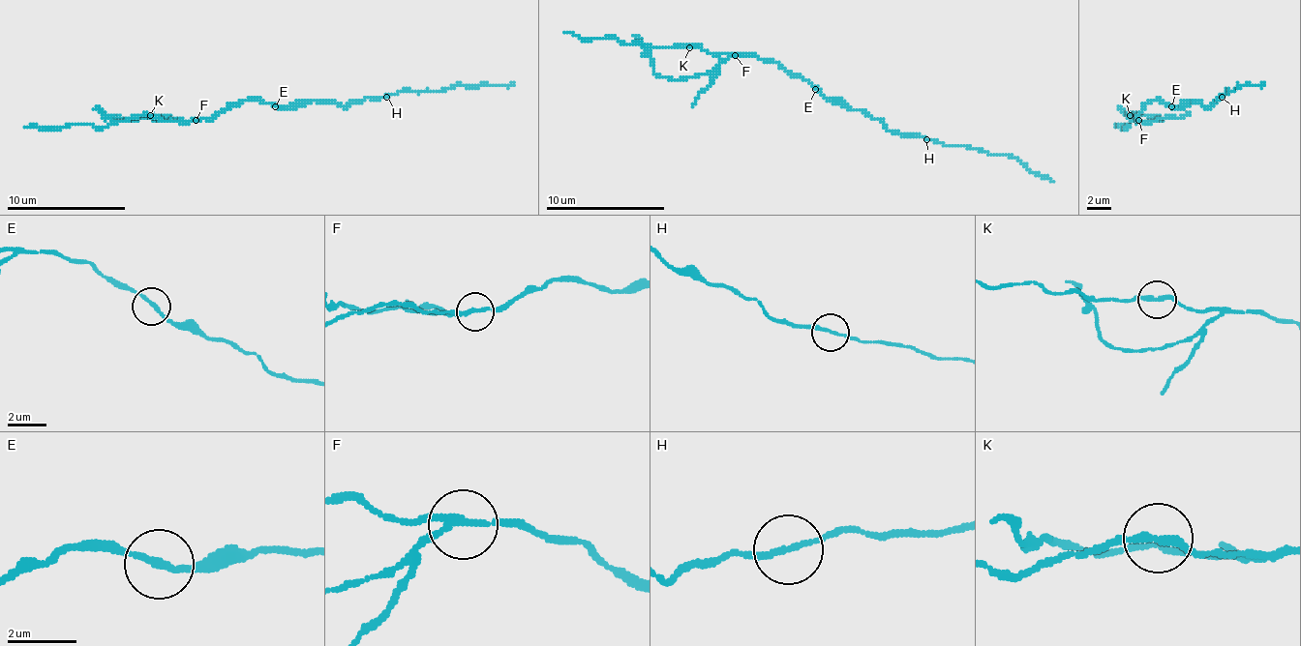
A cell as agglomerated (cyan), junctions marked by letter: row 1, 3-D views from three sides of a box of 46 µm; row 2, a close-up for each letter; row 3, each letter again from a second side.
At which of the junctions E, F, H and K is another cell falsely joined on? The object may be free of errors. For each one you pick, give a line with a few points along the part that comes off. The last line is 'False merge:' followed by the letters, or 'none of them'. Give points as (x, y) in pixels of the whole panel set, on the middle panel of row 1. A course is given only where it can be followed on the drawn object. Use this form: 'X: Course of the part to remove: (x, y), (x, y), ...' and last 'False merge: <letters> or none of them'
F: Course of the part to remove: (734, 56), (705, 74), (659, 77), (636, 35)
False merge: F

